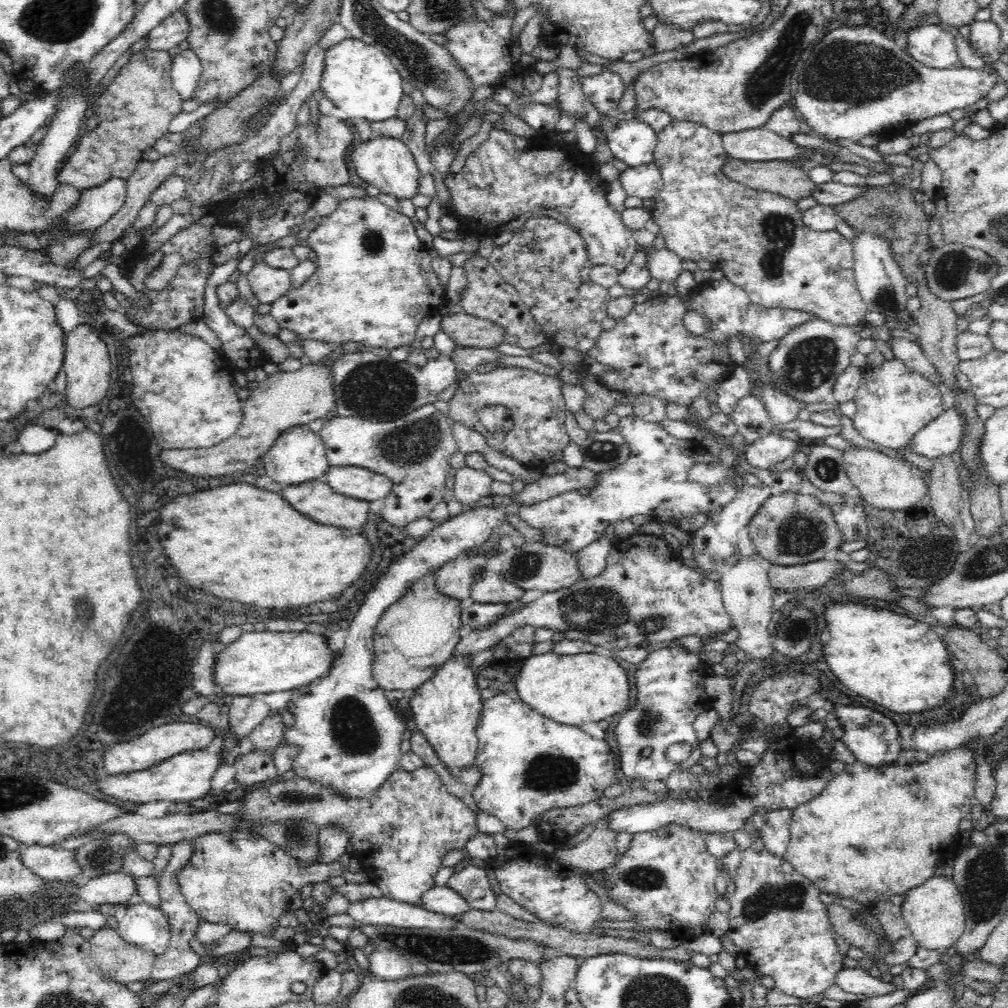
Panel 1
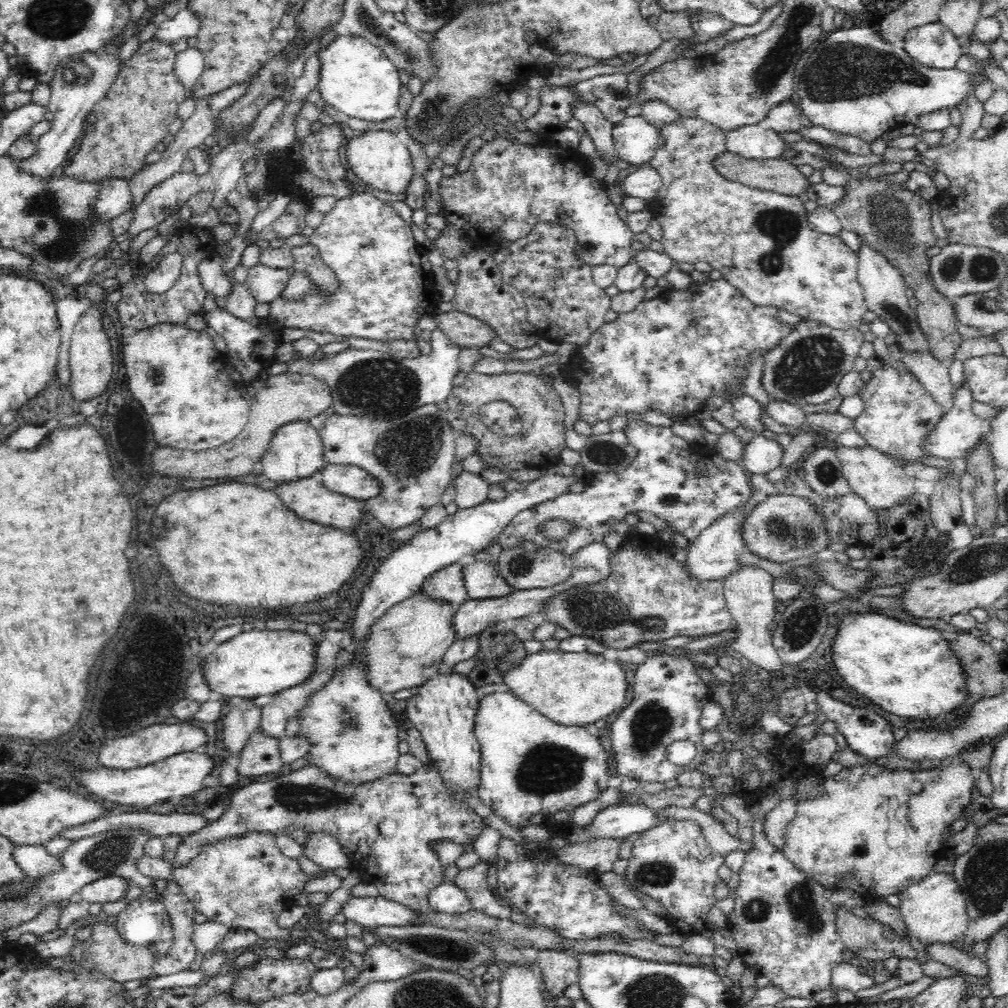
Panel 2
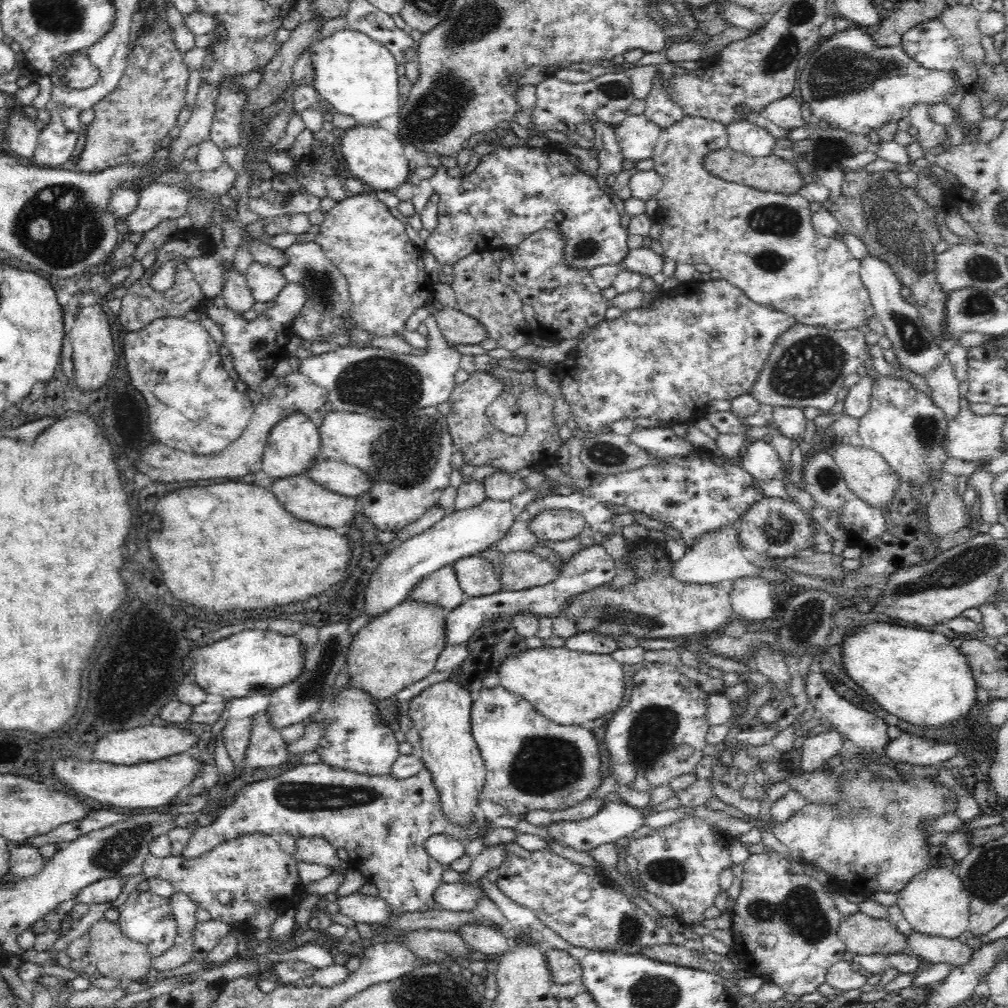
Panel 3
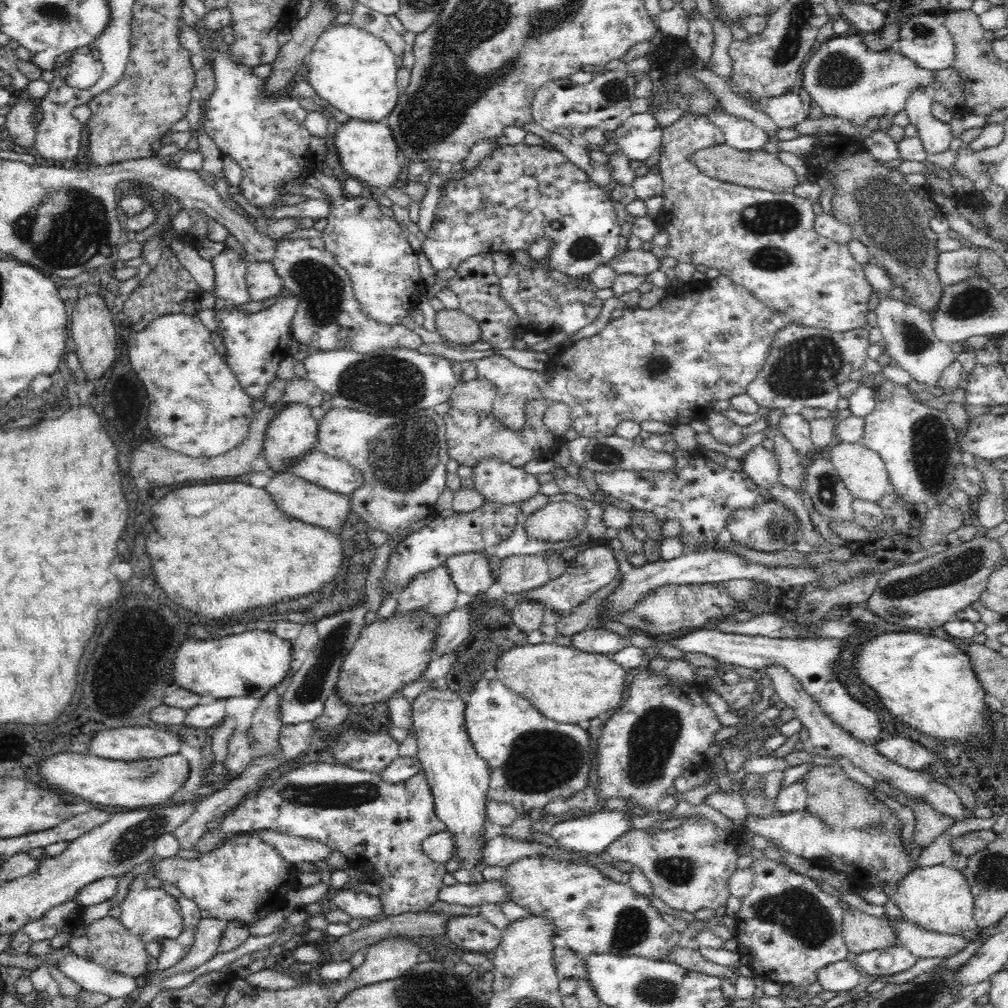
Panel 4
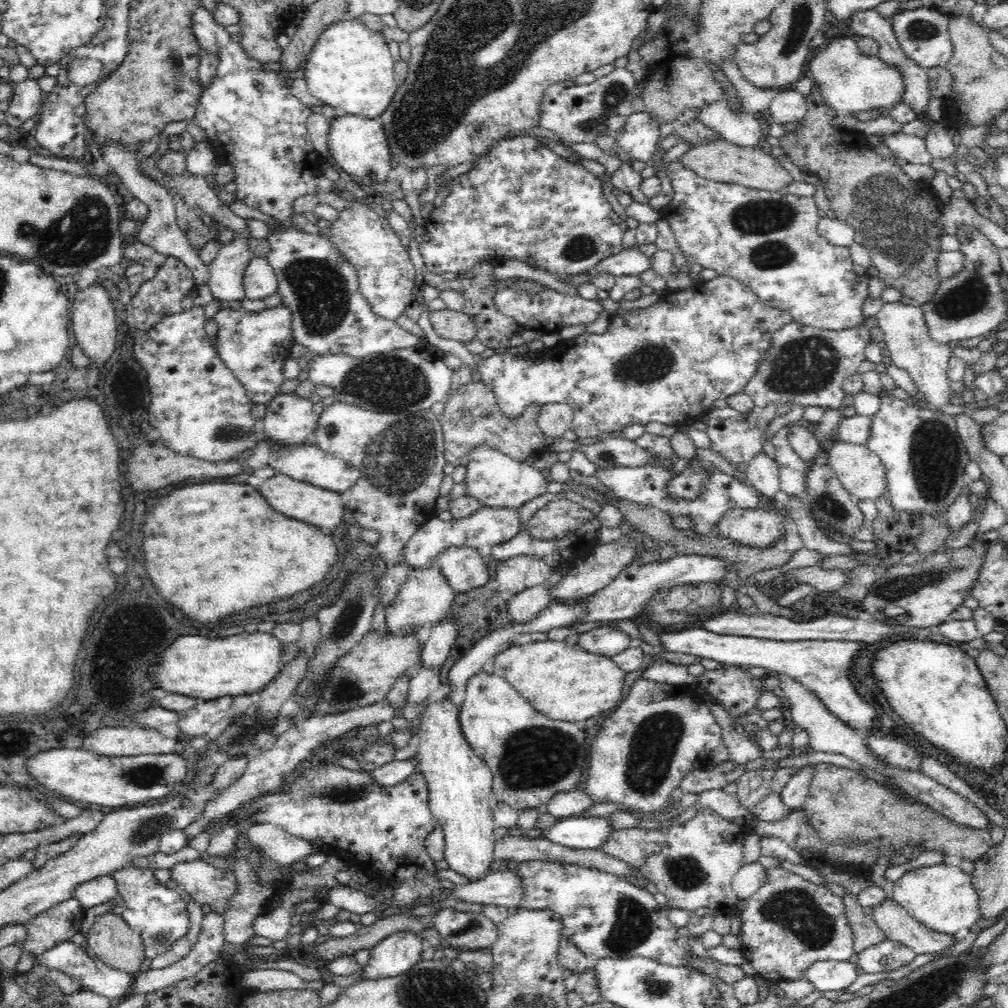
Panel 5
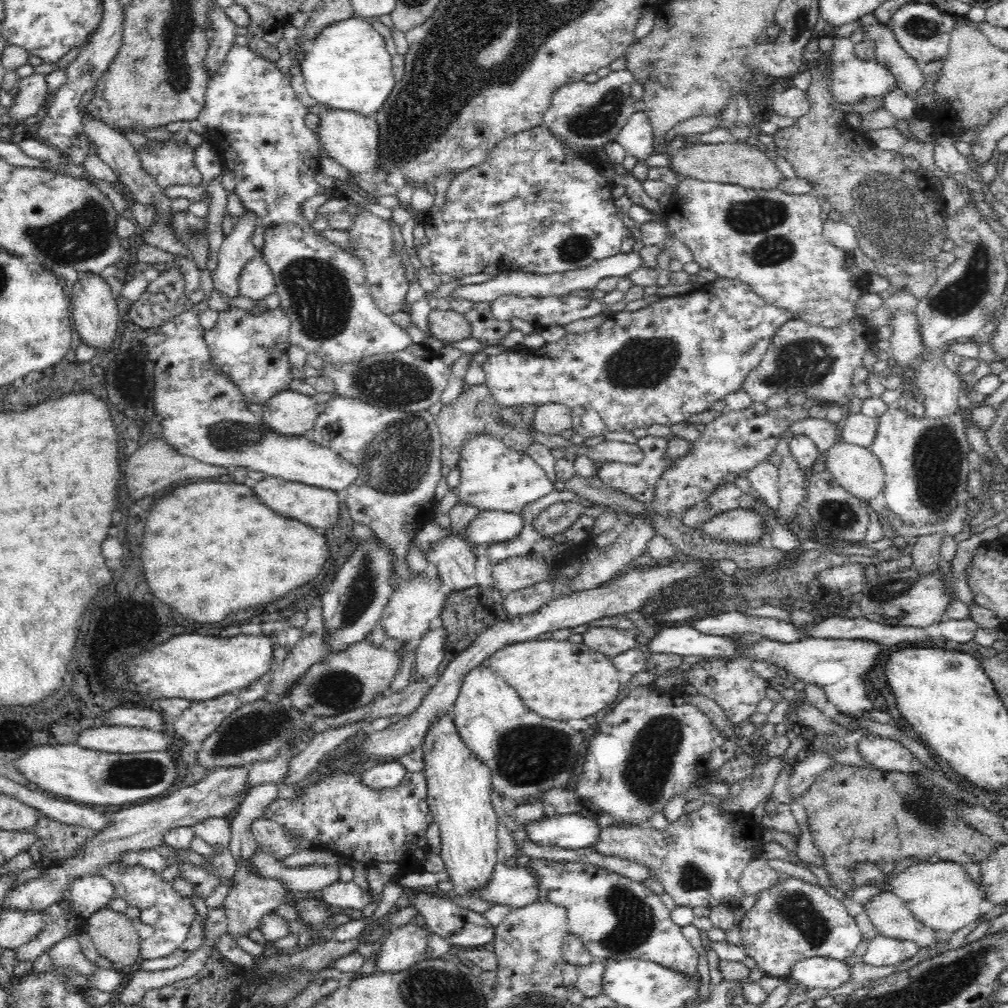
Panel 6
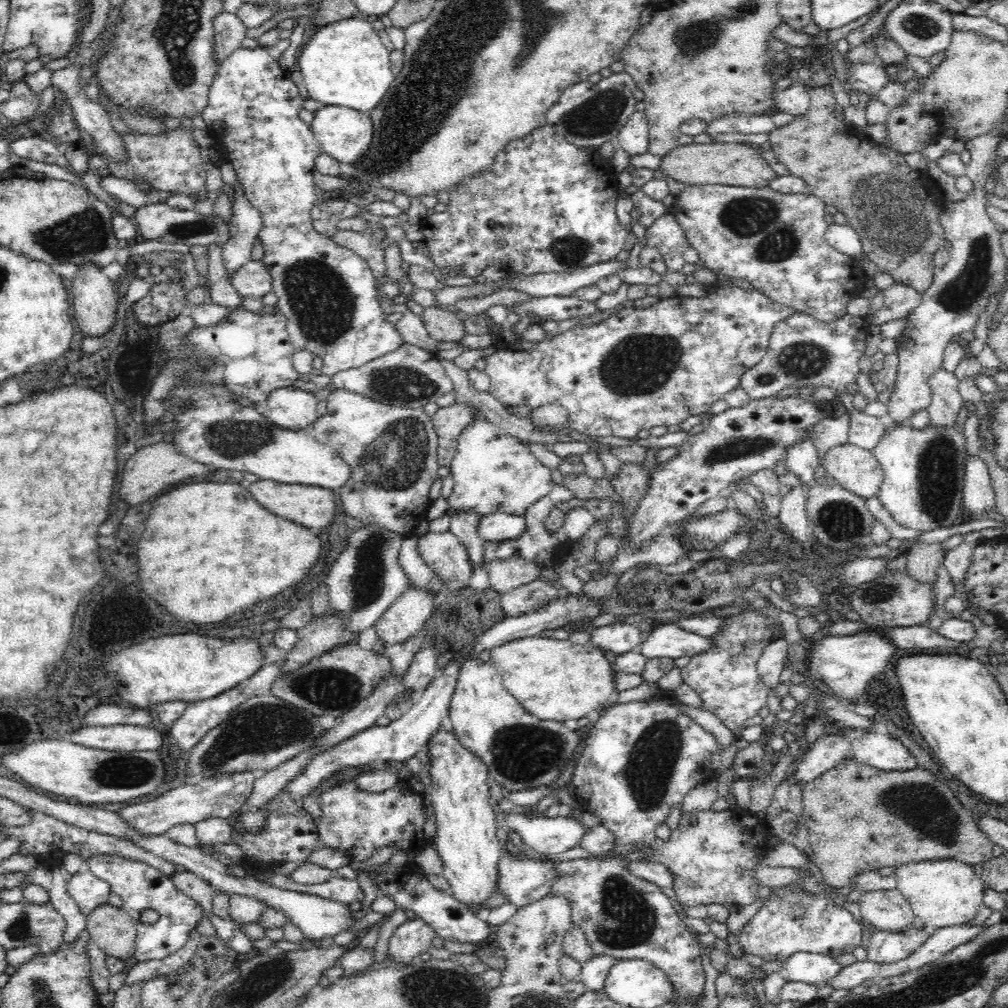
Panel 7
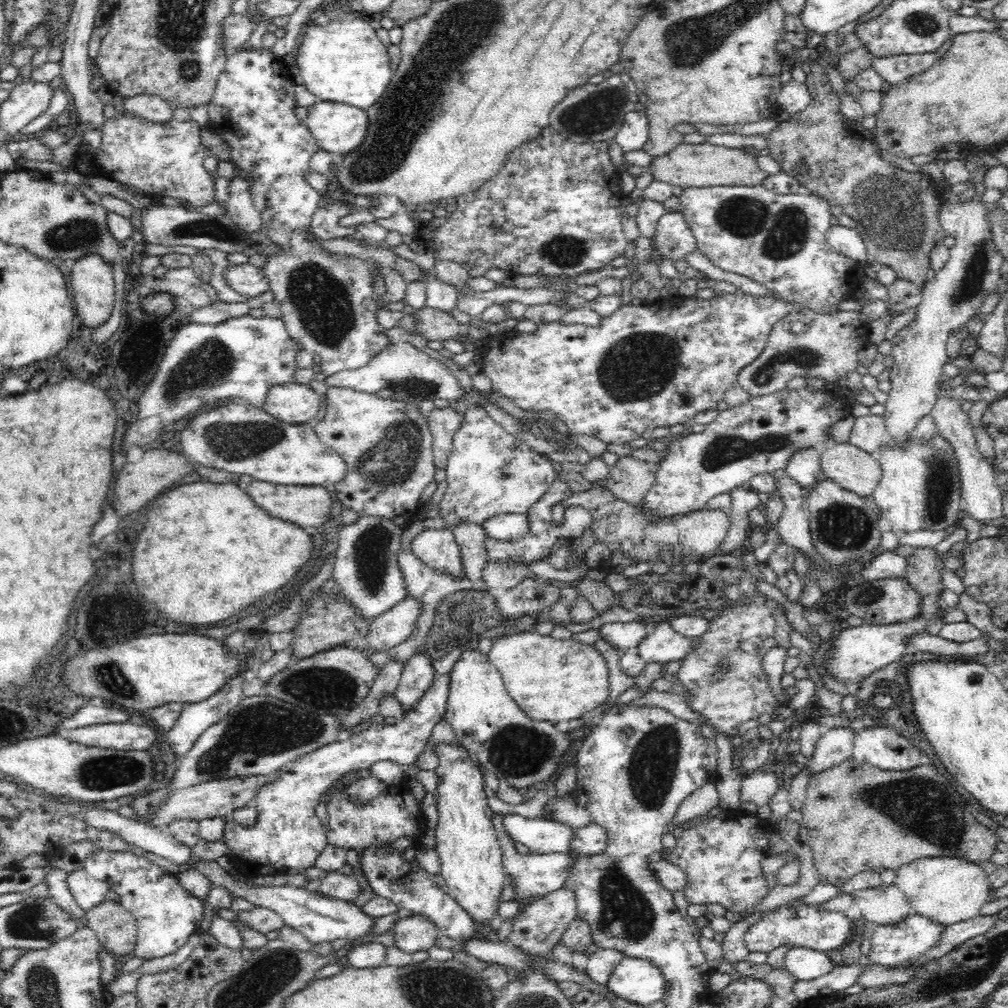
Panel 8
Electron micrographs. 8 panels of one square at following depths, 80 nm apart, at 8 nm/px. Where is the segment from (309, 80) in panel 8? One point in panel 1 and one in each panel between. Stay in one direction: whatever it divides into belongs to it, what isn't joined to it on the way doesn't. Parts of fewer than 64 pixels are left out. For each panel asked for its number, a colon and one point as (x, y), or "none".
1: (360, 79)
2: (355, 76)
3: (357, 76)
4: (356, 72)
5: (350, 68)
6: (348, 67)
7: (345, 64)

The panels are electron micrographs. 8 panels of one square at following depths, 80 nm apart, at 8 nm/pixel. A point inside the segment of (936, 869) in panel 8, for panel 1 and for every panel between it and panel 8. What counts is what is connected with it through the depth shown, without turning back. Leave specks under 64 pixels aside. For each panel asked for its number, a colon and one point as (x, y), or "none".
1: (934, 912)
2: (935, 910)
3: (936, 903)
4: (936, 898)
5: (942, 898)
6: (941, 895)
7: (942, 892)

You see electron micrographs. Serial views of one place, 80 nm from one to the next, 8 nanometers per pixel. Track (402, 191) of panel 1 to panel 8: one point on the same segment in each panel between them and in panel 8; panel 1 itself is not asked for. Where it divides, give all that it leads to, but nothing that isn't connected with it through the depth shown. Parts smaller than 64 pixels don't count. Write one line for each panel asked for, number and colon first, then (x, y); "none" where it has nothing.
2: (379, 158)
3: (374, 155)
4: (367, 151)
5: (358, 145)
6: (349, 138)
7: (344, 133)
8: (337, 128)

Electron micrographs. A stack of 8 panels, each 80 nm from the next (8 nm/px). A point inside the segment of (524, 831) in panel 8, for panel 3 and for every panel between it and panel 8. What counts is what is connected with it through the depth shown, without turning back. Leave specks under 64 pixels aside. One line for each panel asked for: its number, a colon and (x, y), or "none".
3: (615, 820)
4: (592, 834)
5: (589, 833)
6: (572, 831)
7: (545, 835)

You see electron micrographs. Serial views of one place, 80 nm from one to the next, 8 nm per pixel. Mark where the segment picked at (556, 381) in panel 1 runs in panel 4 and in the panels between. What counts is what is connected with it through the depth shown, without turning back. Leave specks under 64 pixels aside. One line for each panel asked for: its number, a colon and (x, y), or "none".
2: (540, 443)
3: (474, 436)
4: (473, 433)

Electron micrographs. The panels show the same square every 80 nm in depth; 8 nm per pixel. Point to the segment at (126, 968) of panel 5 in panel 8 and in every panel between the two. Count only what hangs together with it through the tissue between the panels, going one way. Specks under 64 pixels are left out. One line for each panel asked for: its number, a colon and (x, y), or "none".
6: (114, 937)
7: (112, 929)
8: (116, 929)

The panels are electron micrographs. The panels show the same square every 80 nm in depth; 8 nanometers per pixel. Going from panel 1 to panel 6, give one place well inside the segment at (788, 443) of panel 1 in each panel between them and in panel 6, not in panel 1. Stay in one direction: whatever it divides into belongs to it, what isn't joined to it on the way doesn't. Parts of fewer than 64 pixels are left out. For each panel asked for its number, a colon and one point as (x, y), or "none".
2: (761, 455)
3: (761, 460)
4: (761, 465)
5: (762, 473)
6: (764, 477)

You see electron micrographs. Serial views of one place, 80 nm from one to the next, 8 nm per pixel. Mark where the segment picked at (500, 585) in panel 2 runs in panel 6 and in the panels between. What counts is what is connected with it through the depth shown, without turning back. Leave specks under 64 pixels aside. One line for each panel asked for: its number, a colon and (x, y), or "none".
3: (476, 576)
4: (470, 572)
5: (464, 569)
6: (452, 556)

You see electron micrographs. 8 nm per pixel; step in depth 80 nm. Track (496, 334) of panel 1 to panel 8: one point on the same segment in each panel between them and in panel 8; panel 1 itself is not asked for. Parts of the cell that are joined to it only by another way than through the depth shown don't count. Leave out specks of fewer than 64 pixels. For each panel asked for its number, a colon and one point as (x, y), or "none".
2: (467, 331)
3: (457, 327)
4: (455, 326)
5: (447, 323)
6: (448, 325)
7: (442, 325)
8: (434, 324)

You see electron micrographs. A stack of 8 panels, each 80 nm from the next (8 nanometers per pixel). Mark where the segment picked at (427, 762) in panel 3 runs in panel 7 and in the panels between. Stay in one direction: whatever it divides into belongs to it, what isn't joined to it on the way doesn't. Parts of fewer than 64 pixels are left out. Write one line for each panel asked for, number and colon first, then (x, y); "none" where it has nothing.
4: (458, 778)
5: (460, 797)
6: (459, 785)
7: (466, 839)

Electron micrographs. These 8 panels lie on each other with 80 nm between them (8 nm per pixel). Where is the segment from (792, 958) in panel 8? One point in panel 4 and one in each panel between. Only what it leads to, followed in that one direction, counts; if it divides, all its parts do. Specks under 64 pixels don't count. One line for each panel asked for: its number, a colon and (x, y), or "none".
4: (841, 976)
5: (826, 976)
6: (815, 972)
7: (812, 968)

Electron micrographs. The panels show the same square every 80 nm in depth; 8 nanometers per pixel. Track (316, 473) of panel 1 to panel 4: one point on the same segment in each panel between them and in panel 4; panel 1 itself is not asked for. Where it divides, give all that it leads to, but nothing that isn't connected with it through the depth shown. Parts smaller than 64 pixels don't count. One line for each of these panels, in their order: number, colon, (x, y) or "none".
2: (296, 451)
3: (293, 445)
4: (293, 432)

